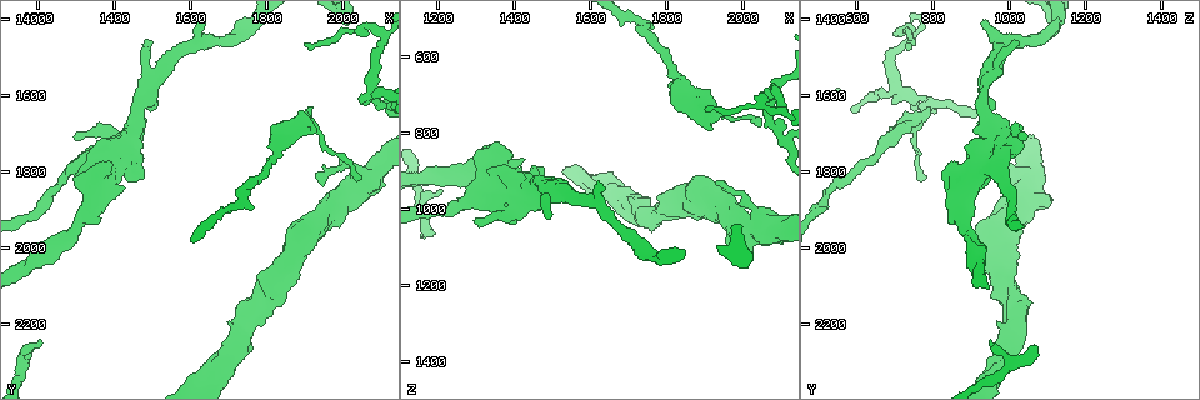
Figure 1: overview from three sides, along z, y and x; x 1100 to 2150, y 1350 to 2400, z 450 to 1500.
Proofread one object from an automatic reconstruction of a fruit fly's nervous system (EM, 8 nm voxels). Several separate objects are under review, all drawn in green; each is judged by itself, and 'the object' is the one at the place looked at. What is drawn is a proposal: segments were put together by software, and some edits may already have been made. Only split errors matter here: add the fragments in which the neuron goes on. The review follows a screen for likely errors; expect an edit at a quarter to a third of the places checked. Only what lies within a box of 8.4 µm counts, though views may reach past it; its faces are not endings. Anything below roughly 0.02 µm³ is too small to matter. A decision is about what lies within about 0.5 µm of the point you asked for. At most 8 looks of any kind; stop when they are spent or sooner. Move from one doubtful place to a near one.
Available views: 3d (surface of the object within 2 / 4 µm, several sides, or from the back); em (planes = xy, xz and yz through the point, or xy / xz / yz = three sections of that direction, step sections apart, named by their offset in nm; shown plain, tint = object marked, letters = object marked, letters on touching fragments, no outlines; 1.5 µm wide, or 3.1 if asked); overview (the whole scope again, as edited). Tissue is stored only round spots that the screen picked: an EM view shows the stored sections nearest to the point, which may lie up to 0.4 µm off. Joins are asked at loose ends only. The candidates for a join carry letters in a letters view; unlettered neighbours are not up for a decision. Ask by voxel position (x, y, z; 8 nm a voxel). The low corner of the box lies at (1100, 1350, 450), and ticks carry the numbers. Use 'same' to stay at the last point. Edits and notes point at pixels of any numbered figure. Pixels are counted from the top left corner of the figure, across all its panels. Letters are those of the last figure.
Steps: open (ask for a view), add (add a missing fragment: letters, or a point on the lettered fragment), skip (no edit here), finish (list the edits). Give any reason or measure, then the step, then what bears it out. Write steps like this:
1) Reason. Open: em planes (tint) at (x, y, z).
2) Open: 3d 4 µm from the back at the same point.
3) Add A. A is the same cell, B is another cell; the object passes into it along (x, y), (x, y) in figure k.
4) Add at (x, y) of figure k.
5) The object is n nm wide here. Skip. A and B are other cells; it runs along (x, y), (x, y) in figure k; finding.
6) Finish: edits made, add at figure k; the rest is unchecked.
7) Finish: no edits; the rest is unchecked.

Tapers out. Open: em yz step 4 (tint) at (1495, 1465, 1025).

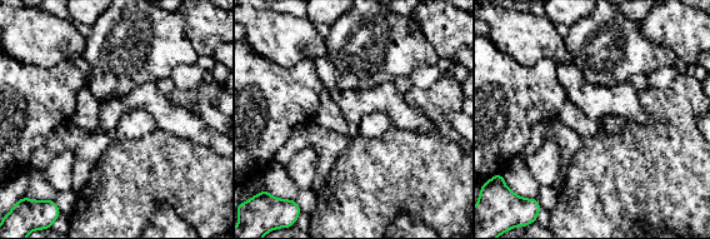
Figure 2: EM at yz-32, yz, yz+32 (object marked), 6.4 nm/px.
Open: em planes (letters) at the same point.

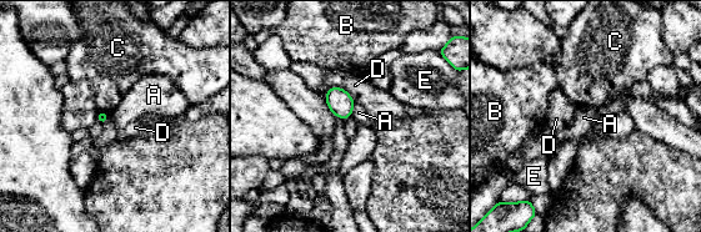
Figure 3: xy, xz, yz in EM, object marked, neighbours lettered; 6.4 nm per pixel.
Skip. A, B, C, D and E are other cells; none of them fits.

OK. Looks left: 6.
Free end. Open: 3d 4 µm at (1475, 1820, 895).

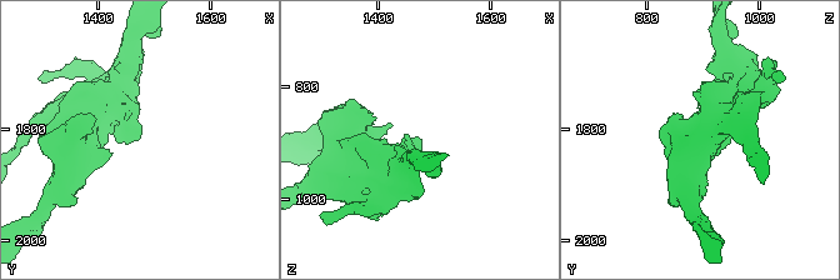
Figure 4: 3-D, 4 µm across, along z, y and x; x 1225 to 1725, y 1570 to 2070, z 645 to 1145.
Shape alone is not enough. Open: em planes (letters) at (1480, 1810, 890).

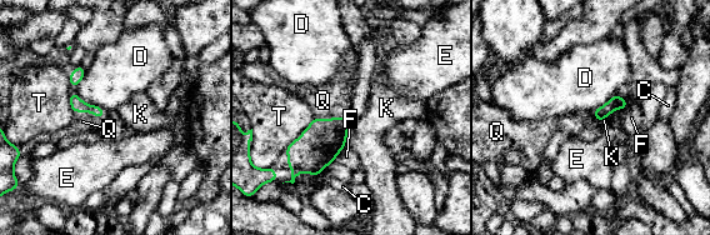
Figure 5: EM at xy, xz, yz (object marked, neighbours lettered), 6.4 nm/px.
Add Q. Q is the same cell, C, D, E, F, K and T are other cells; it goes on there.

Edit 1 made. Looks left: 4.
Open: overview.

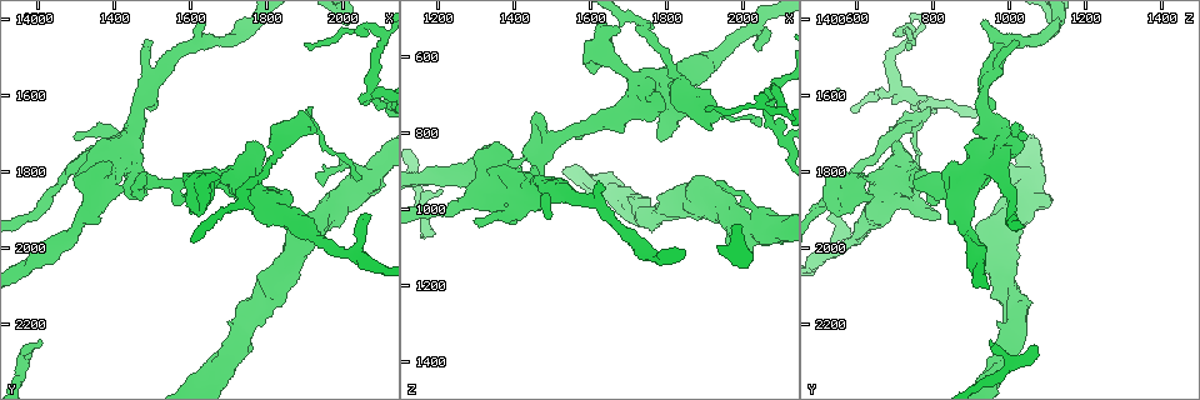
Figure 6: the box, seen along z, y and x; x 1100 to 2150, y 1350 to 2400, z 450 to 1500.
Tapers out. Open: em xy step 8 (letters) at (2050, 1825, 780).

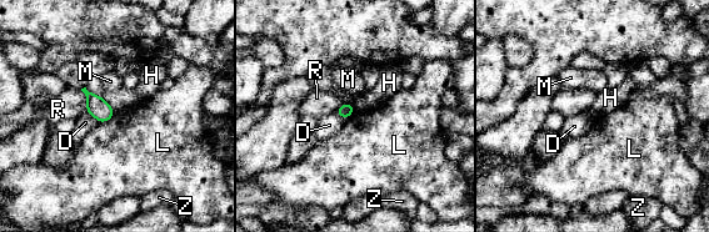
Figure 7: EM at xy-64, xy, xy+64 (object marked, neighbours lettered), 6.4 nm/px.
Skip. D, H, L, M, R and Z are other cells; a border runs along (114, 112), (109, 119), (99, 122) in figure 7; none of them fits.

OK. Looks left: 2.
Finish: edits made, add at figure 5; the rest is unchecked.

